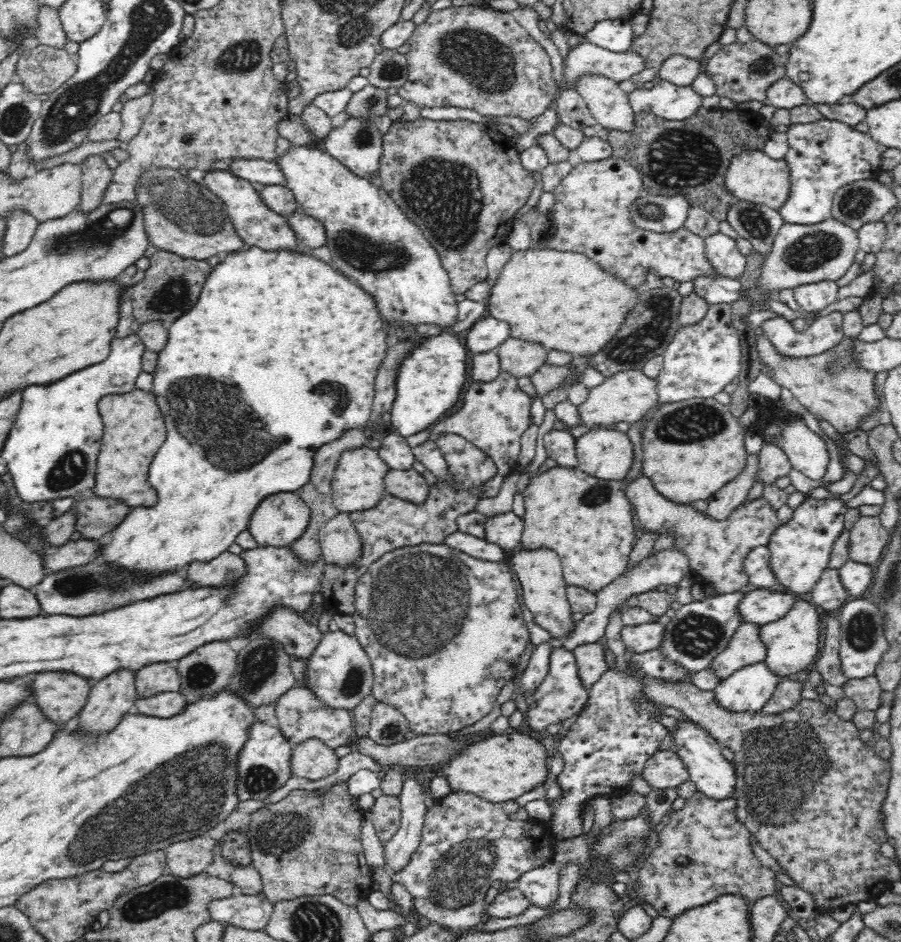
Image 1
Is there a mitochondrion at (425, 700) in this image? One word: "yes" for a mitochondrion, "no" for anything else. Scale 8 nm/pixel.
no

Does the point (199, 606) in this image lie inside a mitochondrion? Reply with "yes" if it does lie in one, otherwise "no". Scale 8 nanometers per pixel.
no

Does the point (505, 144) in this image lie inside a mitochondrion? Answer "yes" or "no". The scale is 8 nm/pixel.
no

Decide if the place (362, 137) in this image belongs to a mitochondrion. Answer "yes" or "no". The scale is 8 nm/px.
yes

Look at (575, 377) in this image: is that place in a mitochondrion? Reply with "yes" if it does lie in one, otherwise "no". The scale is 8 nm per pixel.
no

